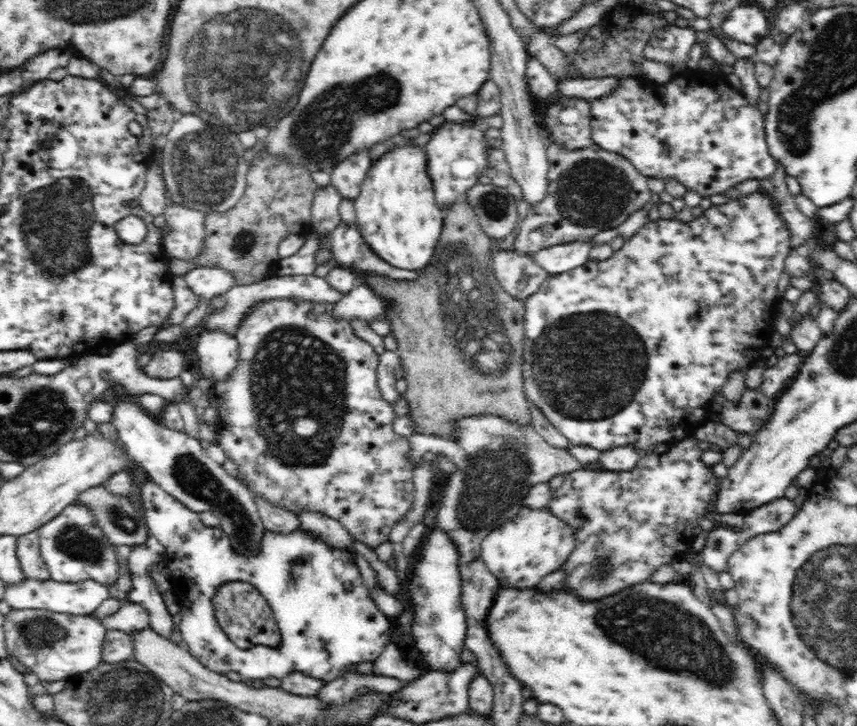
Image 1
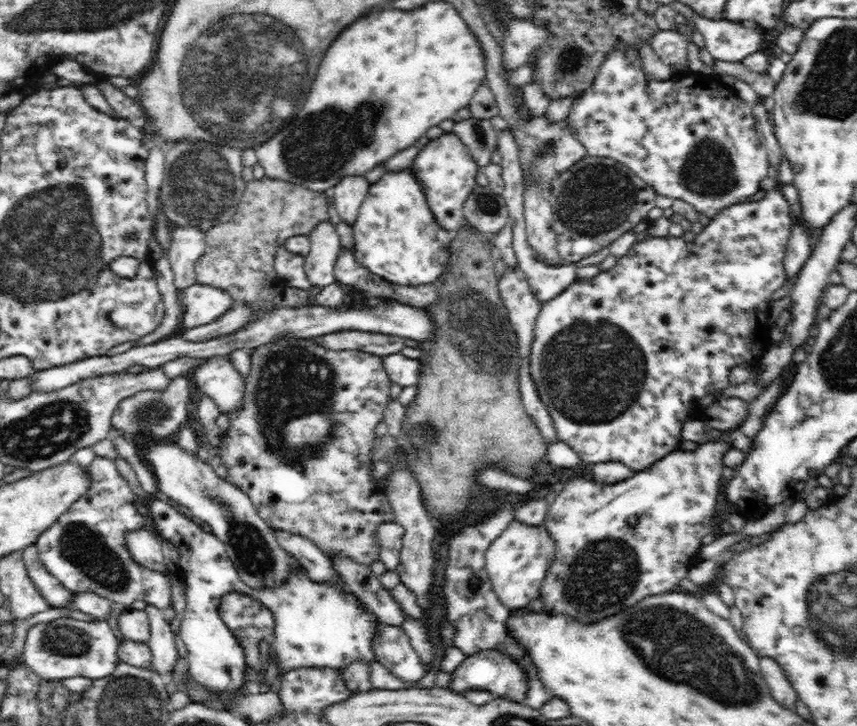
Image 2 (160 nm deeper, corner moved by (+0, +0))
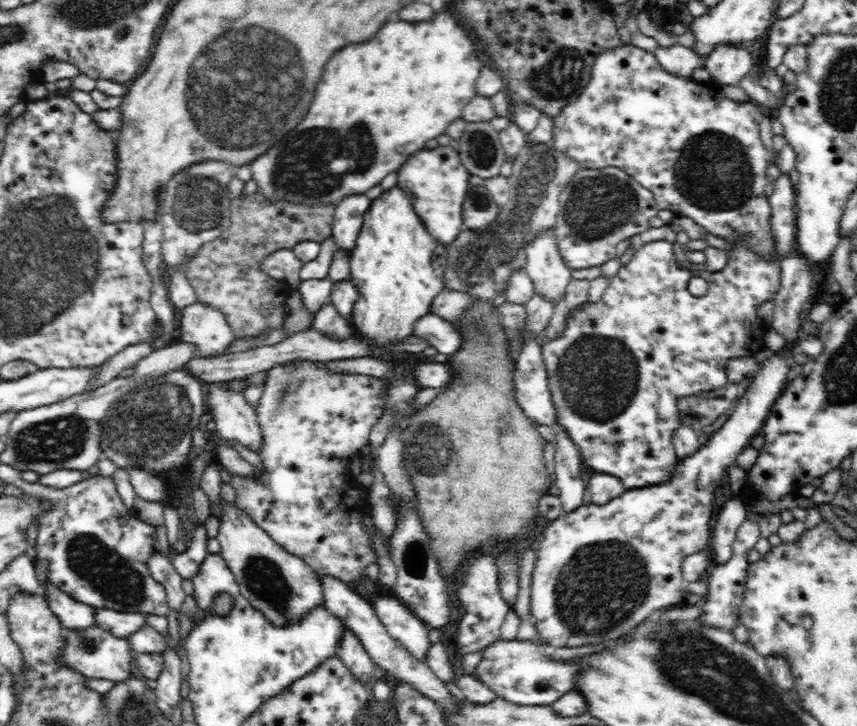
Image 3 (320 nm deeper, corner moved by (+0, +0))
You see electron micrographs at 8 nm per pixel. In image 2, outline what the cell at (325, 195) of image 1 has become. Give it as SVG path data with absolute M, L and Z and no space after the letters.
M326 220L307 236L311 250L305 256L305 273L311 286L322 289L336 281L334 264L342 250L336 227Z

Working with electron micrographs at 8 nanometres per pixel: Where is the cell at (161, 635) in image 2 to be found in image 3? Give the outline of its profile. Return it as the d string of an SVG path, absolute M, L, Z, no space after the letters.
M168 648L162 654L164 658L163 672L157 679L155 688L156 697L159 698L164 709L177 708L183 701L180 696L182 676L180 673L180 656L174 648Z

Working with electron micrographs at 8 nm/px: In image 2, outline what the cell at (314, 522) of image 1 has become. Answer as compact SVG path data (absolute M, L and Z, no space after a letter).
M330 556L328 559L344 579L347 588L377 616L379 622L389 627L404 624L407 614L368 566L347 556Z

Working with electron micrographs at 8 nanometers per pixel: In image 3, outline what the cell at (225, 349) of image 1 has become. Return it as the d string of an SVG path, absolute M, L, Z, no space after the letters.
M206 382L203 384L203 396L222 440L236 440L256 453L263 448L258 415L242 392L227 390L225 382Z

